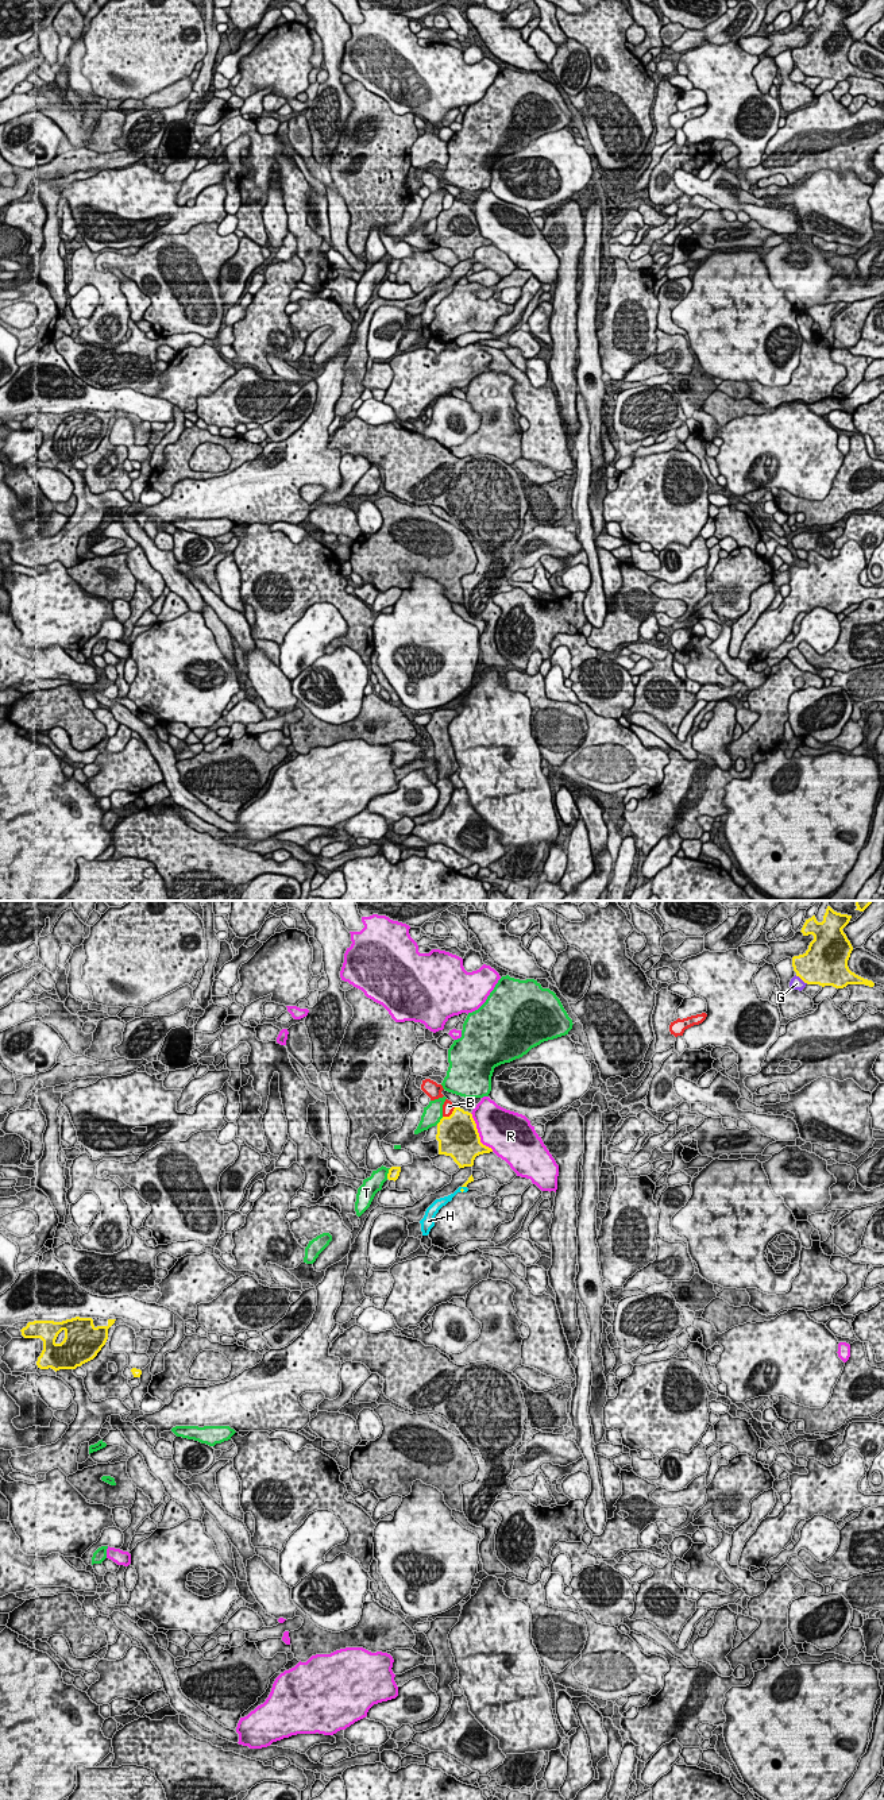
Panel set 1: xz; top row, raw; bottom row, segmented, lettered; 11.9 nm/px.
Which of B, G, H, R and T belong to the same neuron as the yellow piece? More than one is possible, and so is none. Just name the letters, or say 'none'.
H

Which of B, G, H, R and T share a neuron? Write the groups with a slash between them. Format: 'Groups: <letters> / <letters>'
Groups: B / G / H / R / T

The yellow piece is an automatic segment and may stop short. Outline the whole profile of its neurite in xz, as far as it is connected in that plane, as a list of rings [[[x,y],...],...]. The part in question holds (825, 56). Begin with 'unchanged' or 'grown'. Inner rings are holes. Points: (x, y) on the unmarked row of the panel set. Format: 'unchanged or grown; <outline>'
unchanged; [[[827,0],[822,15],[815,8],[806,12],[800,24],[803,28],[812,27],[814,32],[803,47],[792,50],[794,63],[804,76],[835,81],[848,77],[875,78],[872,73],[856,68],[848,59],[853,39],[842,22],[850,11],[852,8]]]

